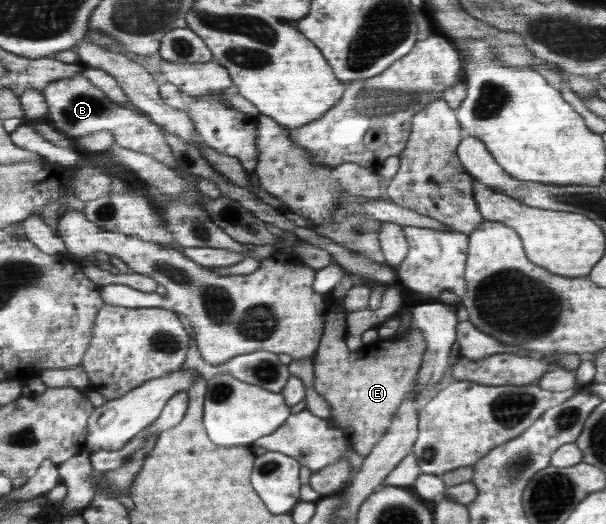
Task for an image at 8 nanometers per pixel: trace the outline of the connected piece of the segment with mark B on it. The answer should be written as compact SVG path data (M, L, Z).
M77 73L71 77L53 81L43 89L45 102L48 104L47 120L55 129L73 138L79 138L97 131L109 130L115 136L114 146L123 150L129 149L138 153L145 153L161 161L161 163L179 172L177 162L171 154L169 144L165 142L161 130L155 122L149 122L148 116L143 116L135 110L123 108L109 100L98 88L95 88L82 73Z

